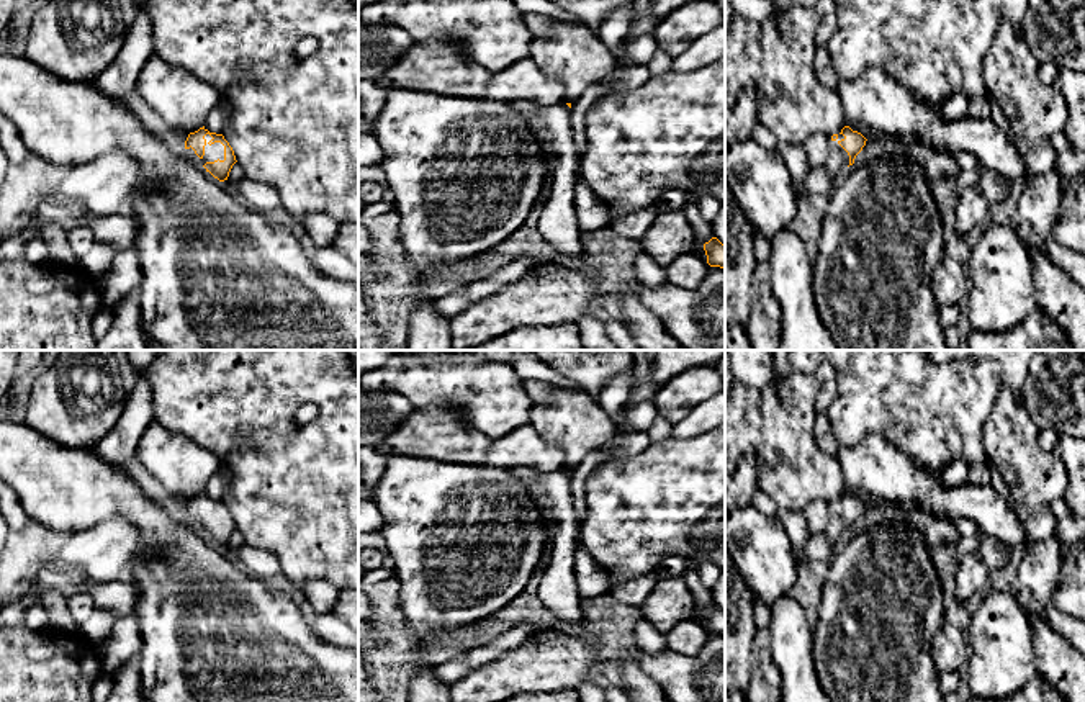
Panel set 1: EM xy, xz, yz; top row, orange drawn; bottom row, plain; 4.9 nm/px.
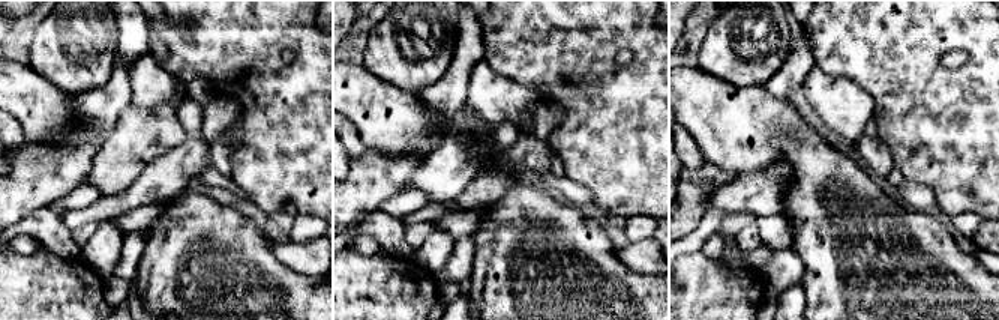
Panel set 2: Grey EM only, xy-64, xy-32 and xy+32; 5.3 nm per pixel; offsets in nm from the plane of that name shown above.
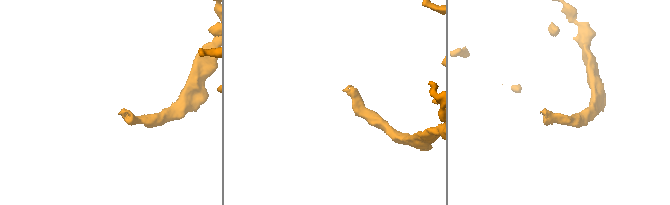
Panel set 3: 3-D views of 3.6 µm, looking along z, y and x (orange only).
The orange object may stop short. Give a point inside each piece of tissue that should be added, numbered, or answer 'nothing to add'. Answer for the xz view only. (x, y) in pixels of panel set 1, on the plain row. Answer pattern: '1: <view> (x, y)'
nothing to add

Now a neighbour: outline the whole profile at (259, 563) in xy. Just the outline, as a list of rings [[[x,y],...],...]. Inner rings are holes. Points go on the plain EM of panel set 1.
[[[247,543],[237,550],[232,550],[229,545],[223,550],[229,556],[236,556],[242,565],[242,569],[255,578],[270,581],[273,576],[281,574],[280,561],[272,553]]]

